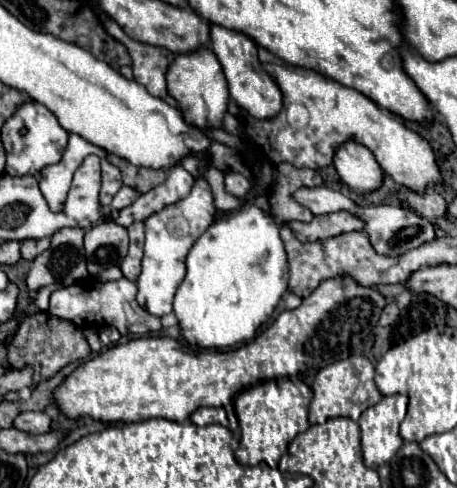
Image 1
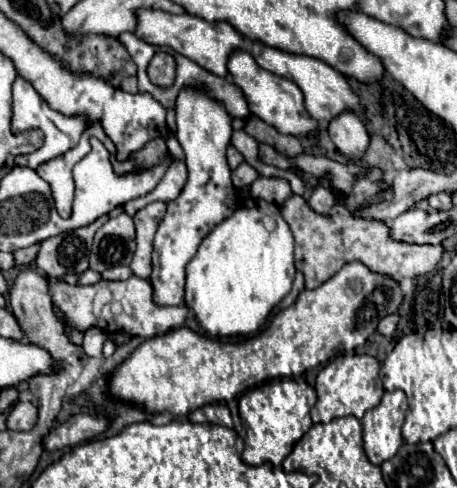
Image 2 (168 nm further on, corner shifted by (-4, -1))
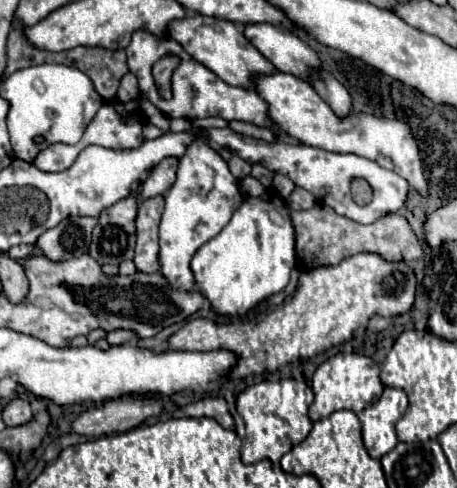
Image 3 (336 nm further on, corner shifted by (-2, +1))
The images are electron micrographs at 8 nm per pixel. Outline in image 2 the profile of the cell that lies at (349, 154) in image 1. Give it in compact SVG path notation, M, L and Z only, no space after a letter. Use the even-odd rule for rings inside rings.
M350 110L330 120L328 134L332 142L336 144L336 148L350 158L362 156L370 142L370 136L368 136L368 130L364 128L362 118Z

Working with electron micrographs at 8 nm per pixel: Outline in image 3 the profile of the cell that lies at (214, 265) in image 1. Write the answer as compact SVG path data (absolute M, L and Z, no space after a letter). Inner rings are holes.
M266 192L258 198L246 198L228 226L198 248L190 268L200 294L216 314L244 316L268 296L286 288L292 264L296 264L294 228L286 202L278 194ZM270 208L276 208L276 224L270 218Z

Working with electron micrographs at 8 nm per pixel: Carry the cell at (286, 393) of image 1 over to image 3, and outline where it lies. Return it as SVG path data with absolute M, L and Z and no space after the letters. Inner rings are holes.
M286 378L286 380L262 380L244 388L236 398L239 417L234 417L235 431L242 440L240 458L244 464L260 462L264 458L280 462L280 458L306 434L310 432L308 409L314 400L314 393L305 381Z

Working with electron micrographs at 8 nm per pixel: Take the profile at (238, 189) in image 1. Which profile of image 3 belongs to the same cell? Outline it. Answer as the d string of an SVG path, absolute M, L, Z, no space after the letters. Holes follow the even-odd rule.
M232 156L230 158L230 162L228 162L228 166L230 166L230 172L234 174L234 178L244 178L244 176L248 176L250 174L250 164L246 162L246 160L242 160L242 158L238 158L238 156Z

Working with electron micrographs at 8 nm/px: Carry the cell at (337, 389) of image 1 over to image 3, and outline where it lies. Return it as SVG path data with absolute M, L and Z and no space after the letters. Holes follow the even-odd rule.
M352 352L352 354L336 354L328 358L324 364L320 364L312 376L312 390L316 398L310 406L308 416L312 422L316 422L320 418L330 416L336 410L352 410L352 412L364 410L366 406L378 402L384 386L380 382L378 364L364 354Z

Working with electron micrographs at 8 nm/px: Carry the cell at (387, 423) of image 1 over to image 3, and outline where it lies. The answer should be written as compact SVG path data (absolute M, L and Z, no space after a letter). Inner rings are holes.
M384 388L384 394L376 404L358 412L358 418L362 422L364 446L372 458L382 458L398 444L396 422L402 418L406 408L408 398L404 390Z

